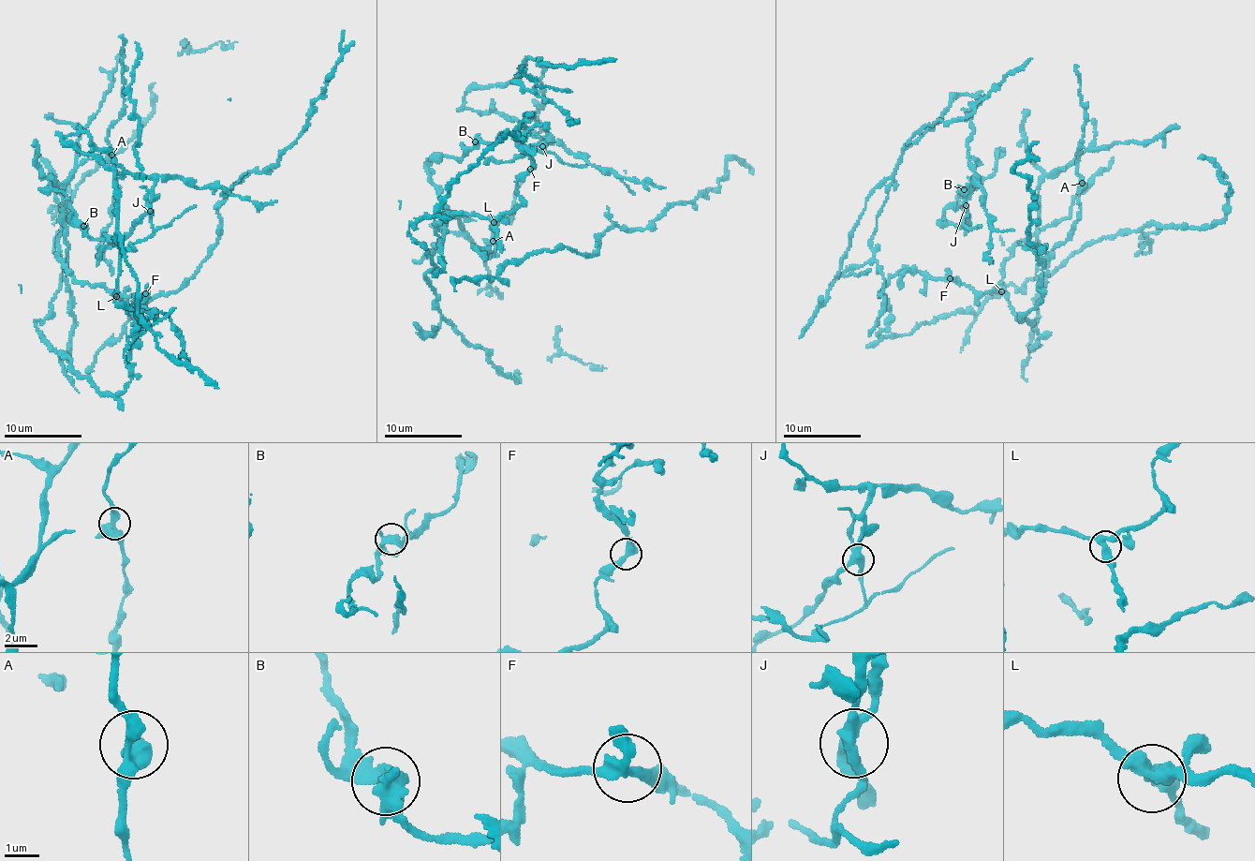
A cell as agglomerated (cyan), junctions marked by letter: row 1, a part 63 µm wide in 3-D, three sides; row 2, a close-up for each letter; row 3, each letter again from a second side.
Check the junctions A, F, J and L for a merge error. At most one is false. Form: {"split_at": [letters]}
{"split_at": ["J"]}

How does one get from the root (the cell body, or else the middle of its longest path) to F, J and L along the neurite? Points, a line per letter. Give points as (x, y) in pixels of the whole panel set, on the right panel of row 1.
F: (1004, 266), (1001, 282), (992, 294), (975, 293), (967, 285), (949, 278)
J: (1004, 266), (1038, 236), (1042, 172), (1026, 145), (1000, 149), (946, 222), (962, 226), (967, 205)
L: (1004, 266), (1001, 291)

